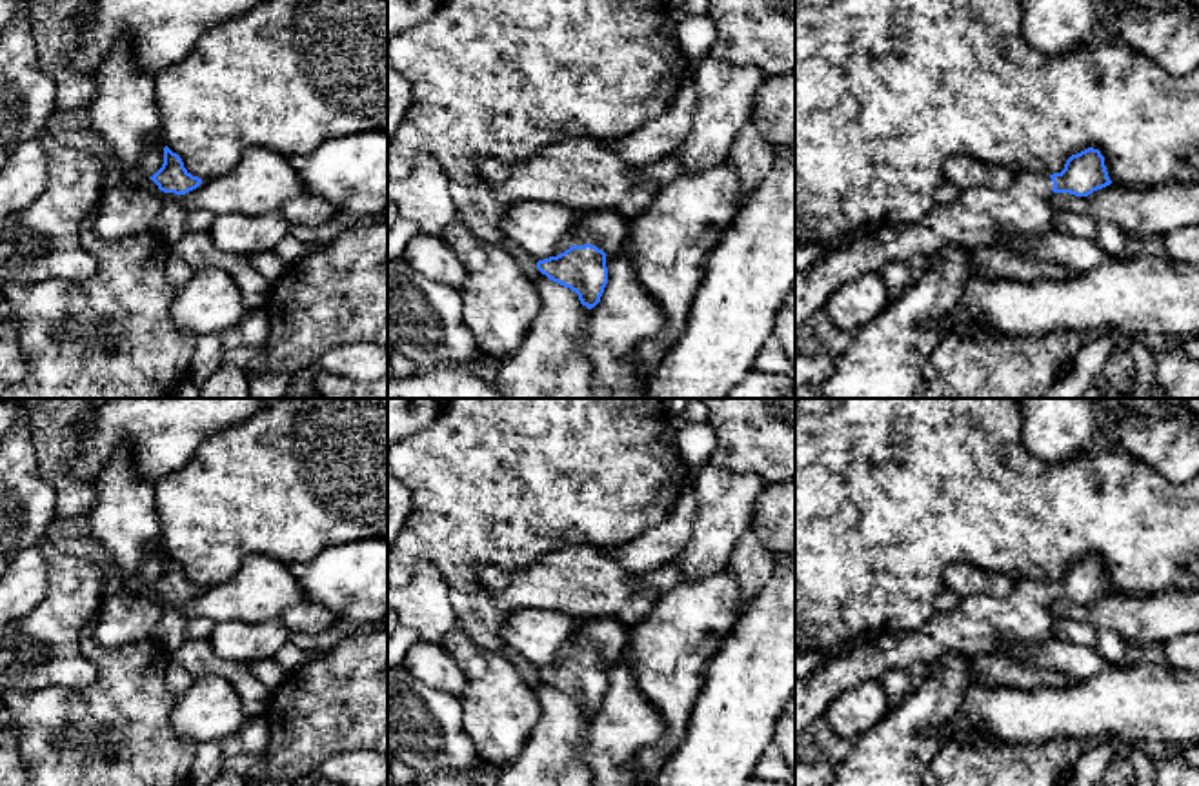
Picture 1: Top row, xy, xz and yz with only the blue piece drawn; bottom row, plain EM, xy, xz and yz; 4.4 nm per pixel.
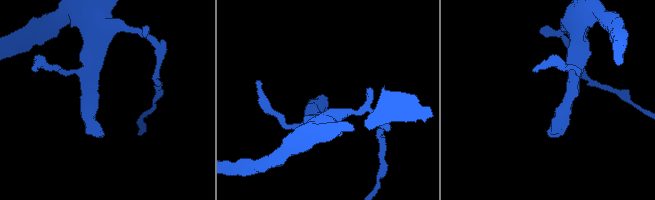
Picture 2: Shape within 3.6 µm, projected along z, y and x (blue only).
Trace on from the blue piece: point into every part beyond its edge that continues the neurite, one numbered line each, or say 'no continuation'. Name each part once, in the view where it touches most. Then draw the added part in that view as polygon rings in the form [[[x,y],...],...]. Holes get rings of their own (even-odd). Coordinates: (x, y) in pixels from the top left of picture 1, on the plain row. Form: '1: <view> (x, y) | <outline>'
1: xz (604, 635) | [[[611,615],[582,619],[577,622],[571,644],[560,653],[559,662],[571,653],[591,651],[604,660],[617,660],[628,640],[628,626]]]

